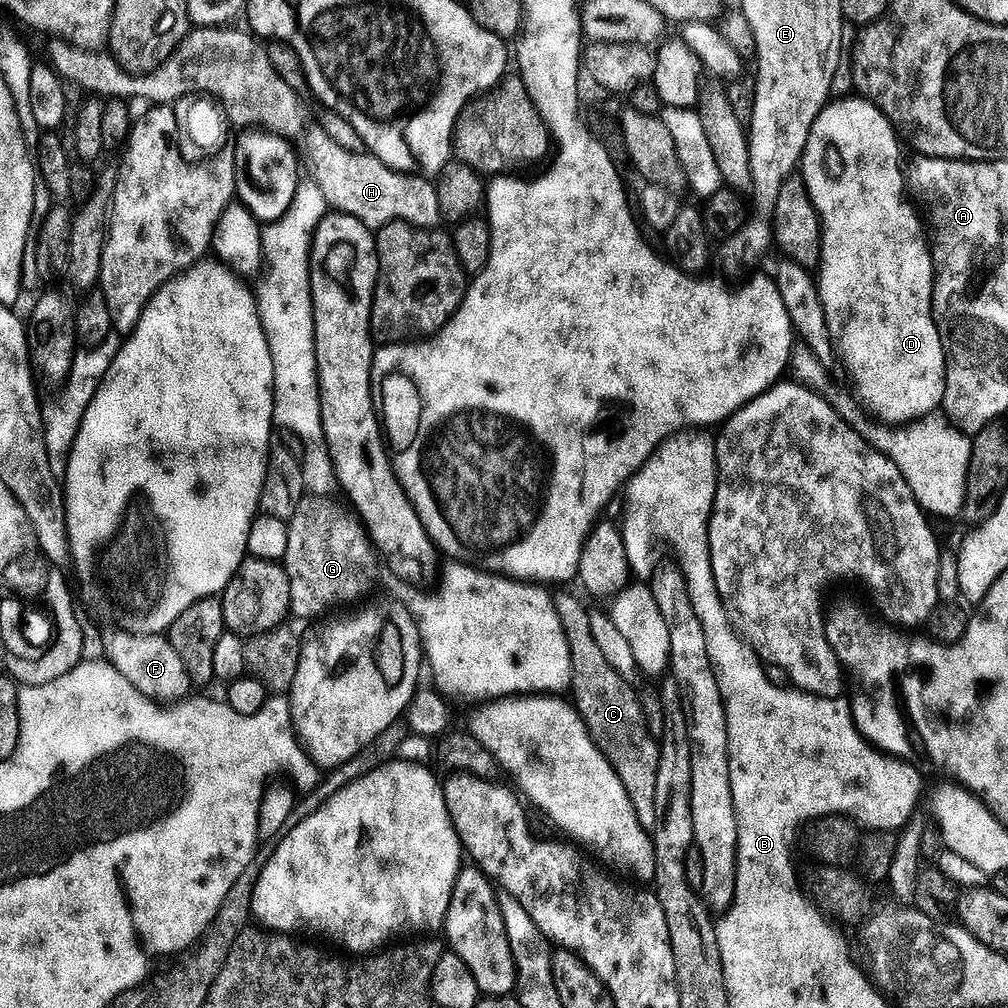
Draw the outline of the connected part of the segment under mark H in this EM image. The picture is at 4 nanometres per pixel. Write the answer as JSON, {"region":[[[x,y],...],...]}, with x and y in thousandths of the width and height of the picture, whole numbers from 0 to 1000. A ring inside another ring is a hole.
{"region":[[[343,149],[337,163],[330,171],[330,180],[323,188],[325,201],[334,211],[355,216],[370,228],[376,228],[388,218],[401,218],[417,226],[438,225],[437,217],[441,217],[441,199],[438,188],[433,188],[425,178],[417,173],[406,173],[381,163],[364,150]]]}

